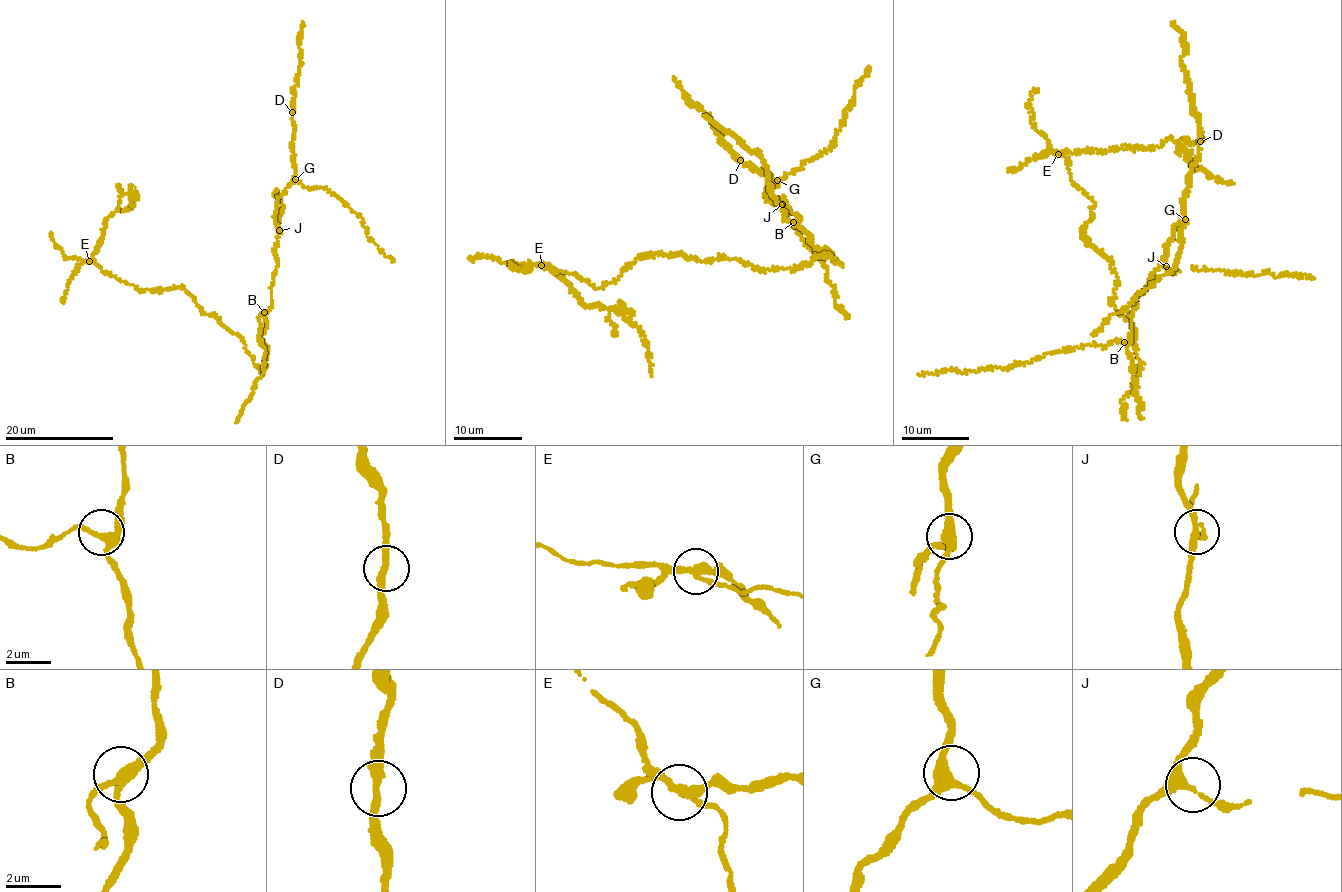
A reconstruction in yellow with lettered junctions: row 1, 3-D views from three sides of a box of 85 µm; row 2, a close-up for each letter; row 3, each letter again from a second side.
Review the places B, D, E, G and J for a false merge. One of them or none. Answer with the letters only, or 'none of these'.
E

